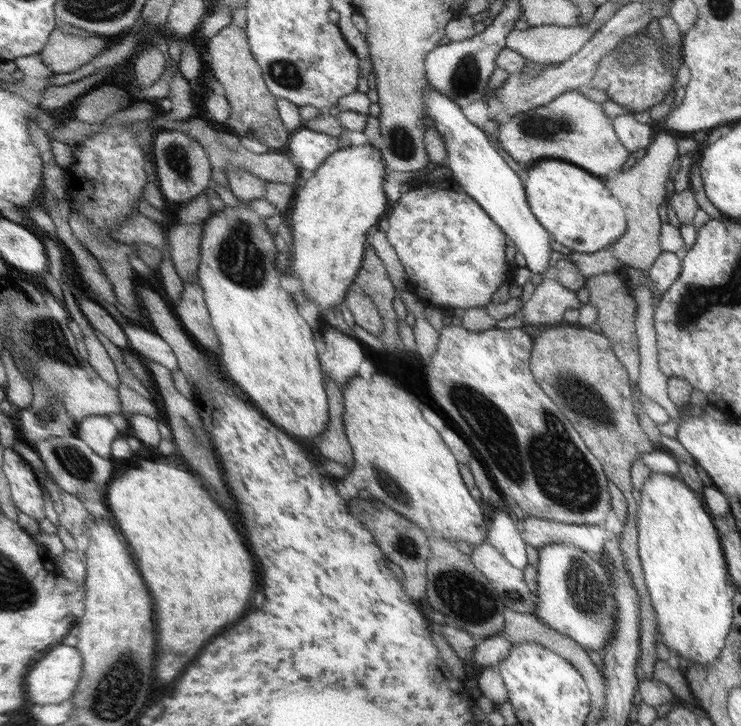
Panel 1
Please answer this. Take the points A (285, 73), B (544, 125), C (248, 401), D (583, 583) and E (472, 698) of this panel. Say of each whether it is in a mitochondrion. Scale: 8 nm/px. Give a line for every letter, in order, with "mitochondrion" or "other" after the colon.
A: mitochondrion
B: mitochondrion
C: other
D: mitochondrion
E: other

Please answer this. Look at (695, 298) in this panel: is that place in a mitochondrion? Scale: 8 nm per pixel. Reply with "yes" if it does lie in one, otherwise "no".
yes

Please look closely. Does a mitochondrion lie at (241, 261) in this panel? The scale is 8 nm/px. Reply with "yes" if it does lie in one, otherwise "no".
yes

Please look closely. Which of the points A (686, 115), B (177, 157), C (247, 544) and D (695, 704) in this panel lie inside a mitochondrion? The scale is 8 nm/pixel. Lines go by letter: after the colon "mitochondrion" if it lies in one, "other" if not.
A: other
B: mitochondrion
C: other
D: other

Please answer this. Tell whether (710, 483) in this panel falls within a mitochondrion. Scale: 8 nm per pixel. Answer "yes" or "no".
no

